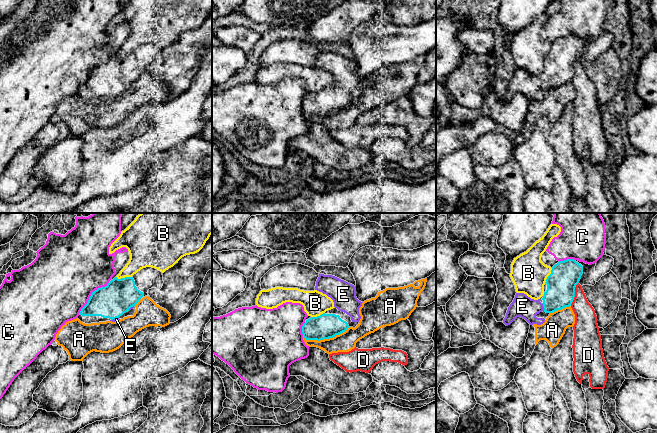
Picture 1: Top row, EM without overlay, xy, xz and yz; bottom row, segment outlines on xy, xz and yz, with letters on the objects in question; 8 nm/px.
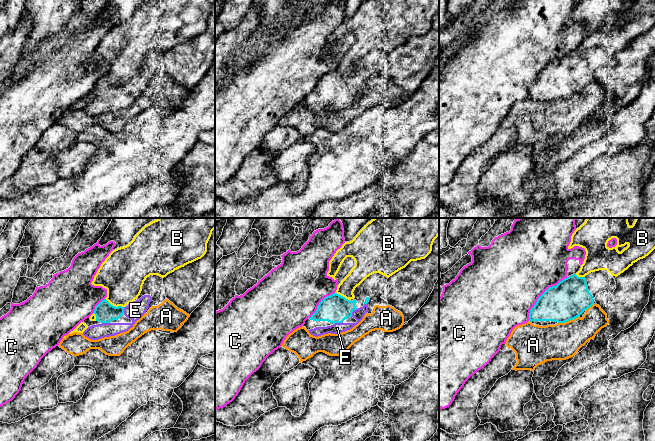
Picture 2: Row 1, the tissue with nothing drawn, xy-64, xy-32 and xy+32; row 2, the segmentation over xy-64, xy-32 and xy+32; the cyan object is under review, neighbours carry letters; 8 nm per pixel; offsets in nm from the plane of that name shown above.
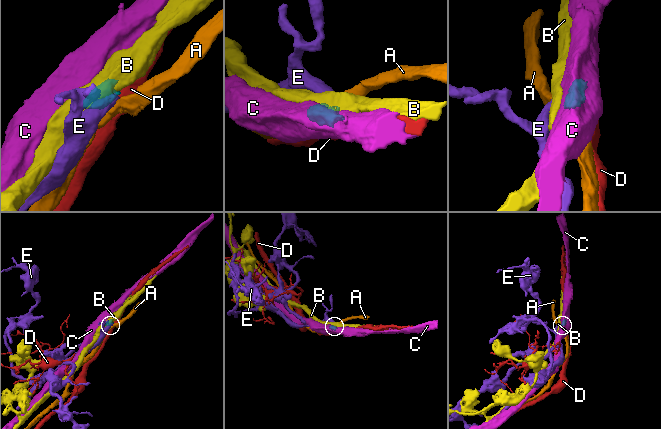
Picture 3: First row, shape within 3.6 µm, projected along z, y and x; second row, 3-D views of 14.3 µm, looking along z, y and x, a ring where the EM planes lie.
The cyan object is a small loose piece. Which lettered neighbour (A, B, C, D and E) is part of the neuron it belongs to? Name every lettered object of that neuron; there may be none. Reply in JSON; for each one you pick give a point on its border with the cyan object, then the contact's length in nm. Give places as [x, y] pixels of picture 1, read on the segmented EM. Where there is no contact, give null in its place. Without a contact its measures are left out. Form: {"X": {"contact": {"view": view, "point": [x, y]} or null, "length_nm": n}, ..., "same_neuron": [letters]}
{"E": {"contact": {"view": "yz", "point": [543, 306]}, "length_nm": 80}, "same_neuron": ["E"]}

